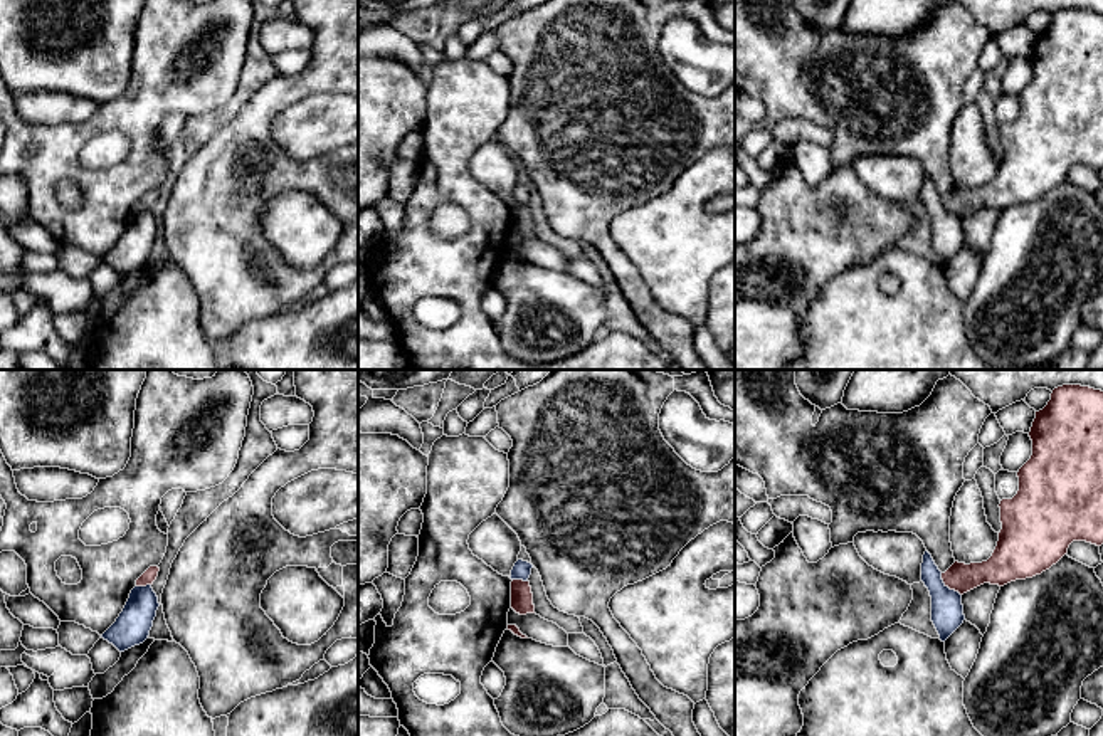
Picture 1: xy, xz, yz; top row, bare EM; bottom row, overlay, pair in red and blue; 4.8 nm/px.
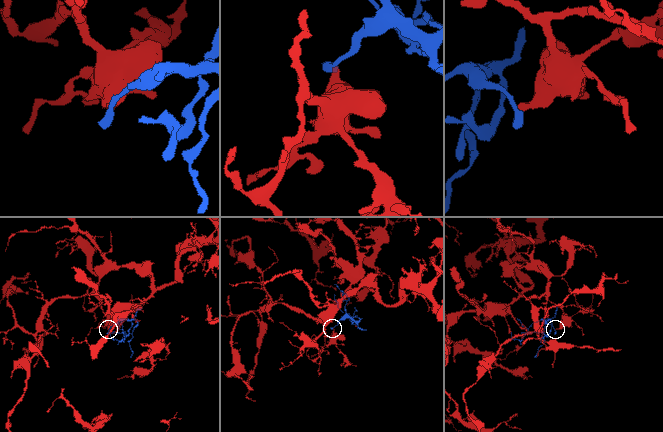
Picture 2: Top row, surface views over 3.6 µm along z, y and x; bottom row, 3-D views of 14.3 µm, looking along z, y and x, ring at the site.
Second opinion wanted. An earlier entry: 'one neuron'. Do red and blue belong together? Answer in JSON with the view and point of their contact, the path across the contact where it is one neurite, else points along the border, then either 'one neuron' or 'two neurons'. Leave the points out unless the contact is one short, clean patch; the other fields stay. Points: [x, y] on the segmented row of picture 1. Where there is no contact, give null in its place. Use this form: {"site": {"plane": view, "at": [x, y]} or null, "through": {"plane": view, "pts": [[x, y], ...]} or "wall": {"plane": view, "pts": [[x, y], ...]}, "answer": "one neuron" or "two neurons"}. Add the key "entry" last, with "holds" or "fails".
{"site": {"plane": "yz", "at": [949, 587]}, "wall": {"plane": "yz", "pts": [[940, 573], [940, 578], [960, 595]]}, "answer": "two neurons", "entry": "fails"}

